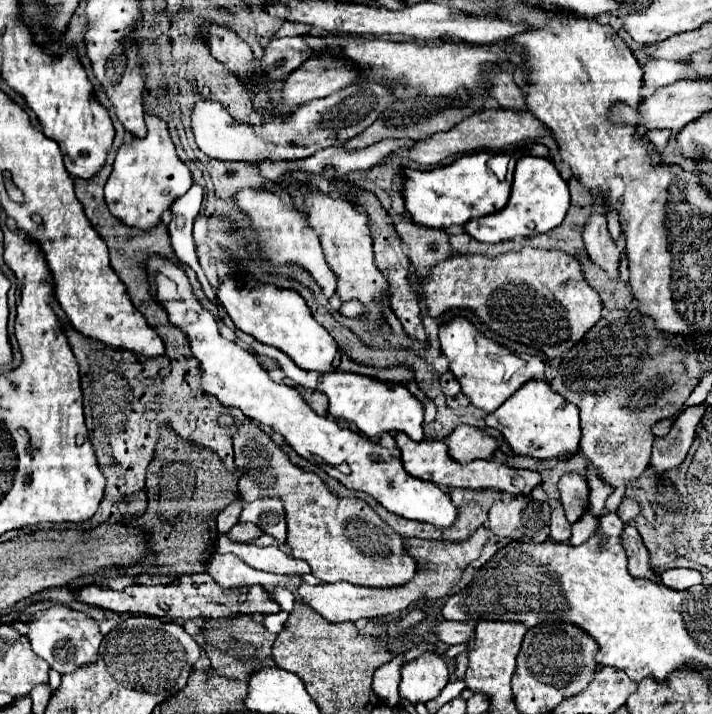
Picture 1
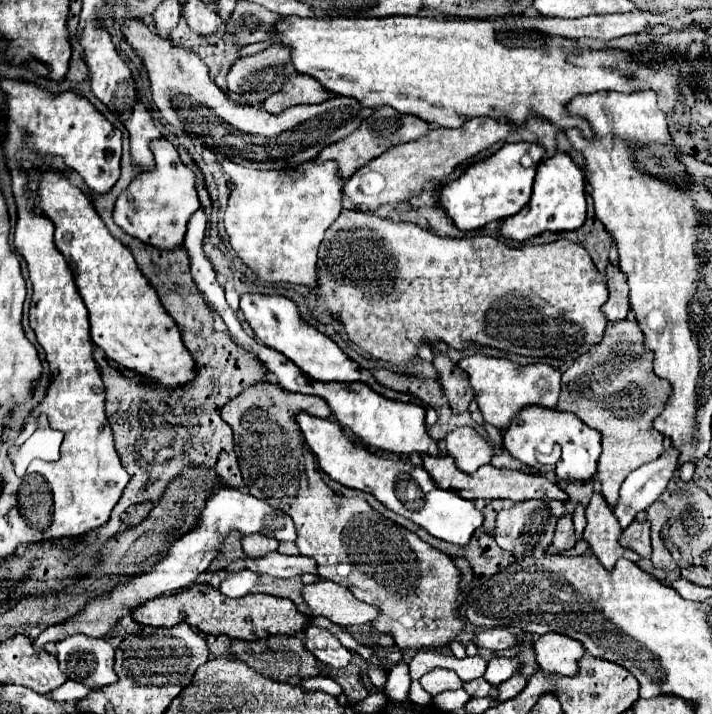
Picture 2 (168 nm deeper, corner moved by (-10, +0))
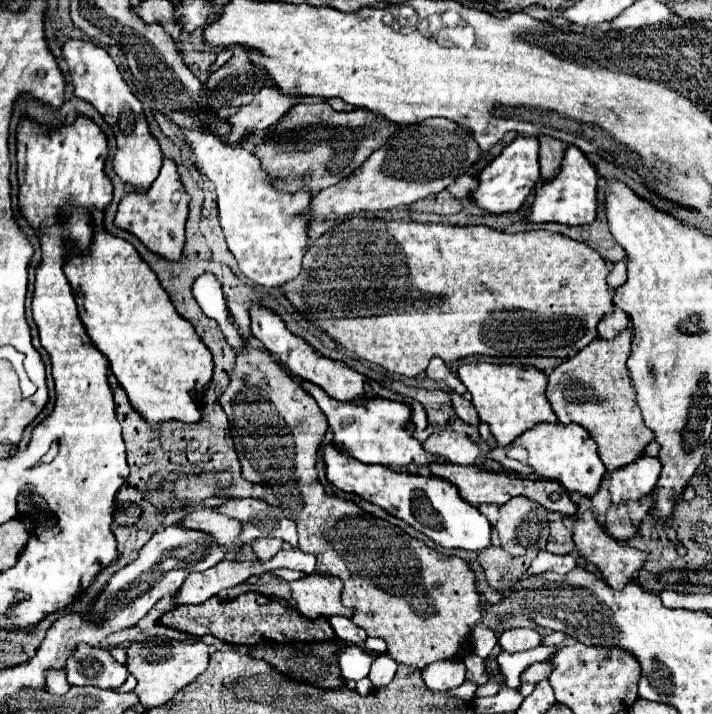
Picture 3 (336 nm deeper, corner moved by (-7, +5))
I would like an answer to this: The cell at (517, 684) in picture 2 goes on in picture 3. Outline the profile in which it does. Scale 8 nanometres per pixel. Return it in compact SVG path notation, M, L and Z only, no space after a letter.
M537 662L531 664L523 674L521 674L521 684L539 684L541 680L547 678L547 674L551 672L551 662Z

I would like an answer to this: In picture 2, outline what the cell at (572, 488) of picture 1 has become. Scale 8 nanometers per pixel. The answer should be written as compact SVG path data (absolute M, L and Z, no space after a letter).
M578 505L574 511L574 527L576 527L576 539L580 541L583 538L584 527L586 527L586 517L584 517L584 507Z

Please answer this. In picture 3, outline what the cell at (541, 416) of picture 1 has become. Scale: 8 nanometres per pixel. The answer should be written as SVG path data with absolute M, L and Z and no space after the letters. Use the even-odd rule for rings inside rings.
M539 422L531 430L525 430L519 438L515 438L507 446L499 446L489 452L489 458L501 462L507 470L519 474L537 474L541 478L561 482L569 492L579 492L581 496L593 496L599 488L599 482L605 474L605 466L599 460L597 444L587 434L587 430L579 424L561 424L561 422ZM517 446L525 448L525 456L519 460L513 456Z

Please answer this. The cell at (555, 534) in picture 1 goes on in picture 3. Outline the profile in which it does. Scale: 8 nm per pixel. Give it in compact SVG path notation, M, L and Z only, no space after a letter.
M555 520L549 524L551 526L551 534L547 540L547 550L553 554L569 554L575 548L573 542L573 534L565 528L563 520Z

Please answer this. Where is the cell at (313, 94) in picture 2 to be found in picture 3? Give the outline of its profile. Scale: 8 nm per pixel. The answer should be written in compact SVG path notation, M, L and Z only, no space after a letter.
M267 86L259 90L251 104L241 106L241 110L235 116L229 116L229 122L233 126L231 134L225 144L239 144L241 136L251 130L265 130L273 124L277 124L281 118L287 116L287 112L297 104L299 96L283 94L277 86Z

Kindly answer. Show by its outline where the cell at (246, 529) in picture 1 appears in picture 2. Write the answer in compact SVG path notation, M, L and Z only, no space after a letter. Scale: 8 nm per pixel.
M254 533L254 535L242 537L242 547L244 547L244 553L250 559L260 559L262 555L268 555L268 553L276 551L278 549L278 541L266 537L266 535Z

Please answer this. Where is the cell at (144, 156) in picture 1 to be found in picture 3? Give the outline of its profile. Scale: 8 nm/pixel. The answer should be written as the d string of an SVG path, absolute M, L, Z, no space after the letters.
M165 158L157 180L147 190L133 188L119 202L115 226L135 234L151 252L167 260L179 260L183 252L183 244L185 244L185 222L187 222L187 212L189 212L189 200L191 198L179 180L175 160Z

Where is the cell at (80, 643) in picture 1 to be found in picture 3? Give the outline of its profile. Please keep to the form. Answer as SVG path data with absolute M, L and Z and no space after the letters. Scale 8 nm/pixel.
M87 644L75 646L65 664L67 680L71 686L97 686L97 688L117 688L121 686L129 672L119 664L107 650L93 648Z

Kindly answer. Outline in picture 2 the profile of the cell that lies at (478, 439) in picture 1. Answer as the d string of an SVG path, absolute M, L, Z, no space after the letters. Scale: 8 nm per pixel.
M458 427L450 435L446 435L444 451L464 473L474 473L478 467L490 463L494 455L490 443L484 441L484 437L480 437L472 427Z

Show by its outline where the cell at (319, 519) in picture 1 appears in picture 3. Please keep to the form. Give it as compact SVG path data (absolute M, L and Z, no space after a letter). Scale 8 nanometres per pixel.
M247 344L247 348L237 354L231 382L219 402L231 424L243 478L261 484L265 494L263 500L279 506L287 518L297 522L299 550L315 554L315 572L343 580L343 604L355 610L351 620L369 636L383 638L387 642L387 654L397 664L403 662L415 670L421 670L437 660L461 658L461 648L469 646L469 634L483 616L473 570L465 560L439 554L423 540L405 534L399 526L375 516L369 518L369 514L365 514L353 500L331 498L325 494L323 484L317 478L315 462L319 444L329 424L315 398L293 382L291 376L269 358L267 352Z

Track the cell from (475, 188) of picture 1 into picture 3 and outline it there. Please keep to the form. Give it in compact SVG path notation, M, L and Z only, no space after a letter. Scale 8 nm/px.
M519 136L511 144L507 144L501 154L489 162L477 176L477 188L471 190L469 200L477 208L489 214L505 214L505 212L517 212L531 190L535 188L539 180L539 162L537 162L537 152L539 152L539 142L537 138L527 138Z

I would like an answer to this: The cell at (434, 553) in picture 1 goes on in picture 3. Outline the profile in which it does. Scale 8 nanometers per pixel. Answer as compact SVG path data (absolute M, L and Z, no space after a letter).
M309 574L291 582L291 594L295 598L297 610L305 618L331 618L355 614L353 608L341 604L341 582L335 576Z

